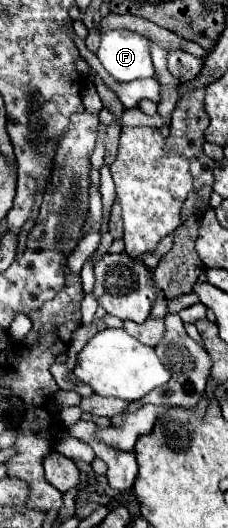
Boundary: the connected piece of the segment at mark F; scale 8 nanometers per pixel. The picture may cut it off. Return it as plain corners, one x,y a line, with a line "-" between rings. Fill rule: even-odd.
115,29
101,35
97,59
115,81
133,81
153,77
149,39
127,29

